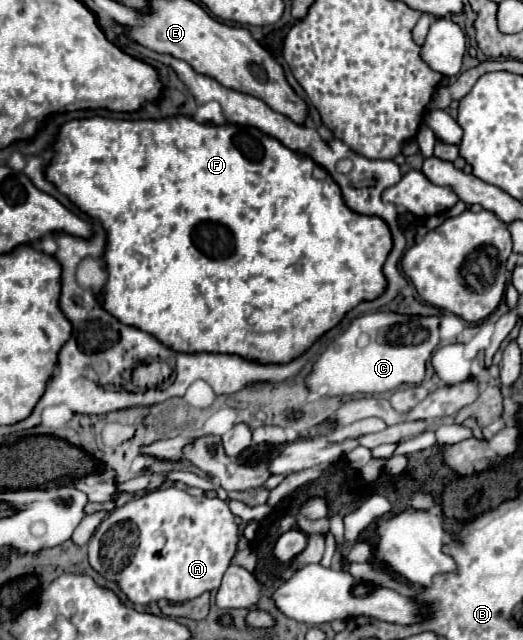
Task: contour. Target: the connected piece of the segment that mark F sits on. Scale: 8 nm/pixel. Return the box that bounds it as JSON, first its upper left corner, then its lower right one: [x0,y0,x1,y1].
[45,116,393,364]

